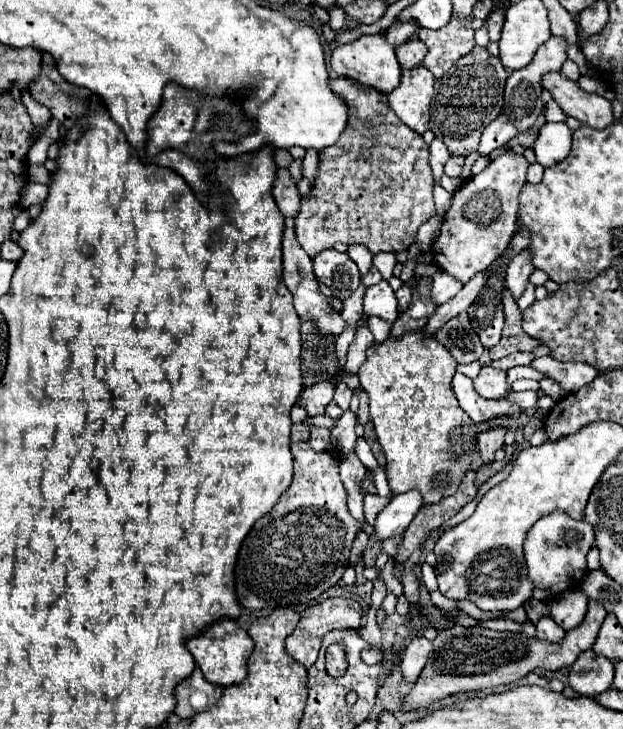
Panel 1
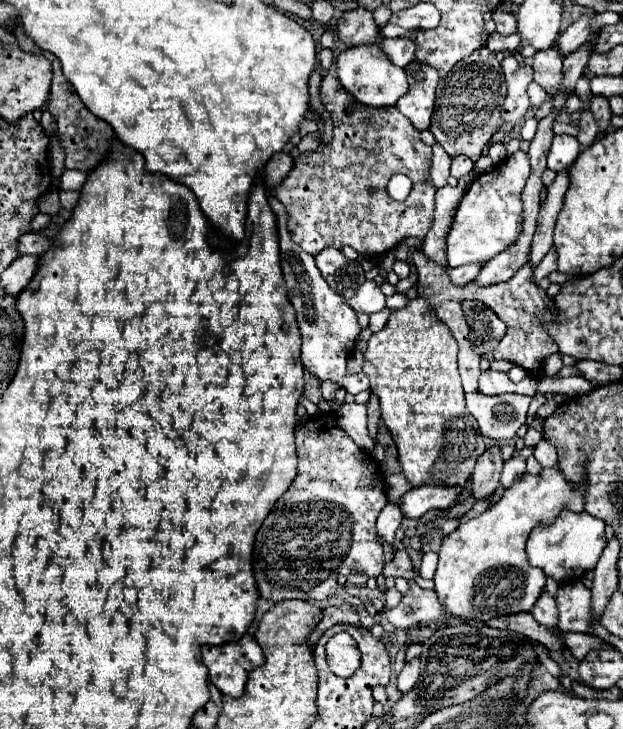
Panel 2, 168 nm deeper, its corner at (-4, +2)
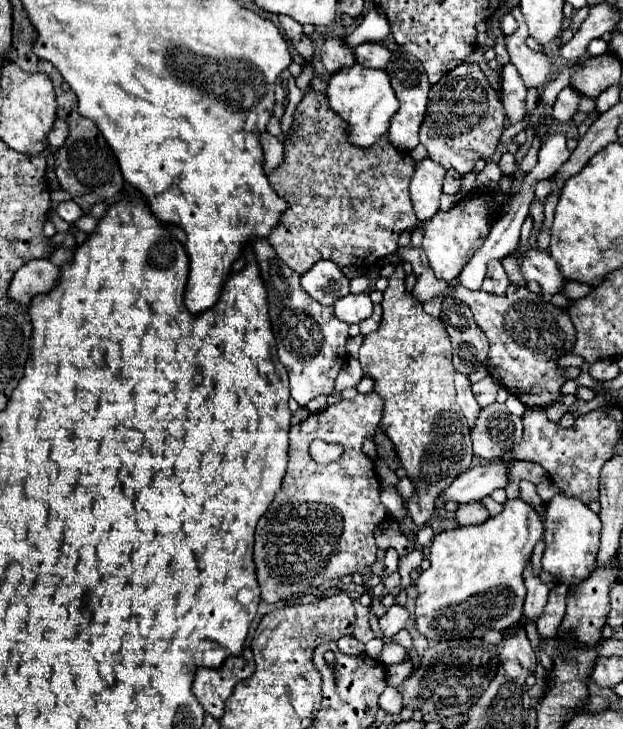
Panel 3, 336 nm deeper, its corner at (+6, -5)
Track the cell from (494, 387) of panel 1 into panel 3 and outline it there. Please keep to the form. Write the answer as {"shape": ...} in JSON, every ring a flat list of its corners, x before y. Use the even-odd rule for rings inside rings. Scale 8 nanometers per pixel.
{"shape":[[490,375,484,377,478,383,472,383,472,393,476,397,476,401,480,403,480,407,488,407,490,403,496,401,496,391,498,391,500,383,496,379,492,379]]}

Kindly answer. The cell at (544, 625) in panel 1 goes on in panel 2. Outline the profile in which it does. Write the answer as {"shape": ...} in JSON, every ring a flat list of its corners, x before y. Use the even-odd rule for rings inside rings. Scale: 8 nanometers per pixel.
{"shape":[[544,590,538,598,538,602,532,608,532,616,536,618,538,624,544,624,548,628,556,626,556,616,558,616,558,608,554,598,548,594,548,590]]}

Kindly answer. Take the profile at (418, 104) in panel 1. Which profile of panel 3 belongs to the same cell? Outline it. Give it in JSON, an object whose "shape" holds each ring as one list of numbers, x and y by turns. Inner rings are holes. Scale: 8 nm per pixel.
{"shape":[[394,51,388,67,386,67,386,73,390,75,390,83,392,83,392,89,400,101,400,109,396,111,394,119,390,121,390,129,388,129,388,135,390,135,390,141,398,147,398,149,404,149,404,151,410,151,414,149,420,141,418,141,418,129,422,125,422,119,424,119,424,113,426,113,426,105,428,105,428,91,430,91,430,83,428,83,428,77,426,77,426,71,422,67,422,63,418,59,408,59,404,53,400,51]]}

